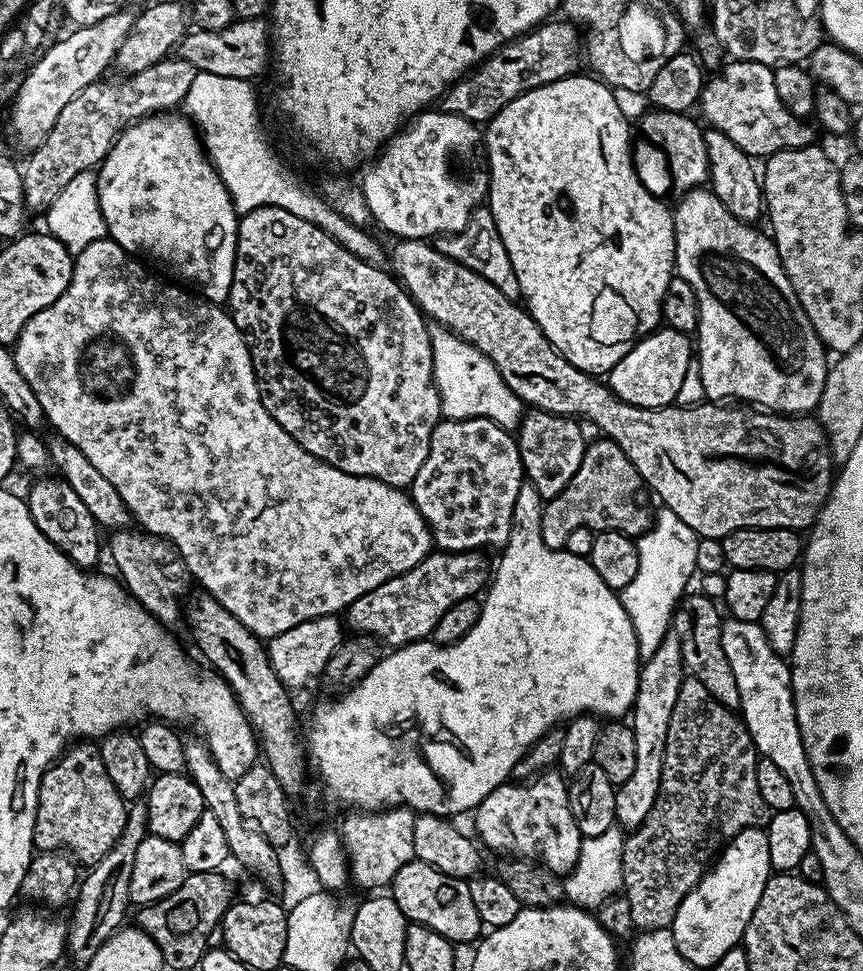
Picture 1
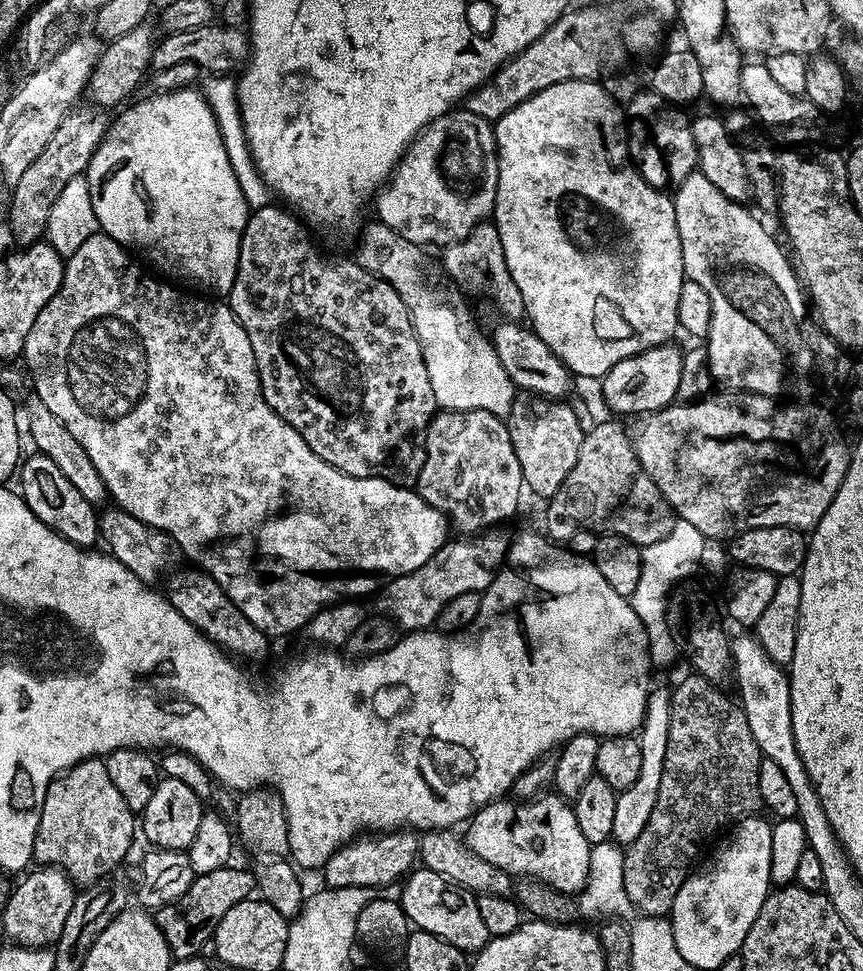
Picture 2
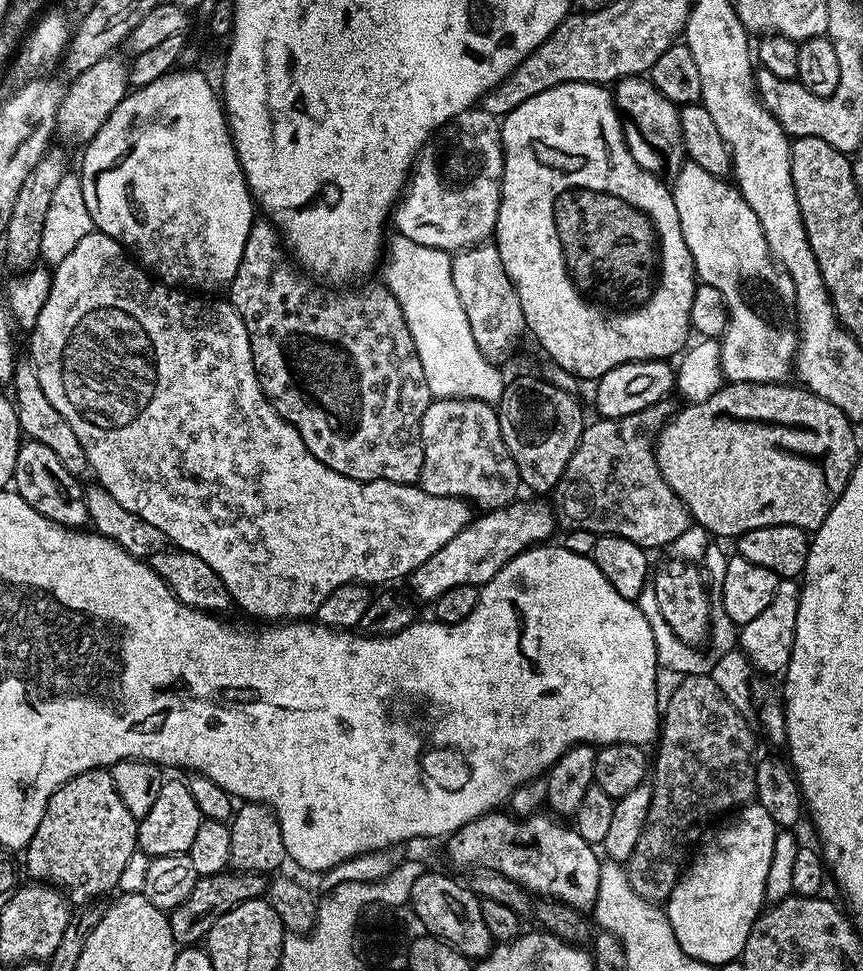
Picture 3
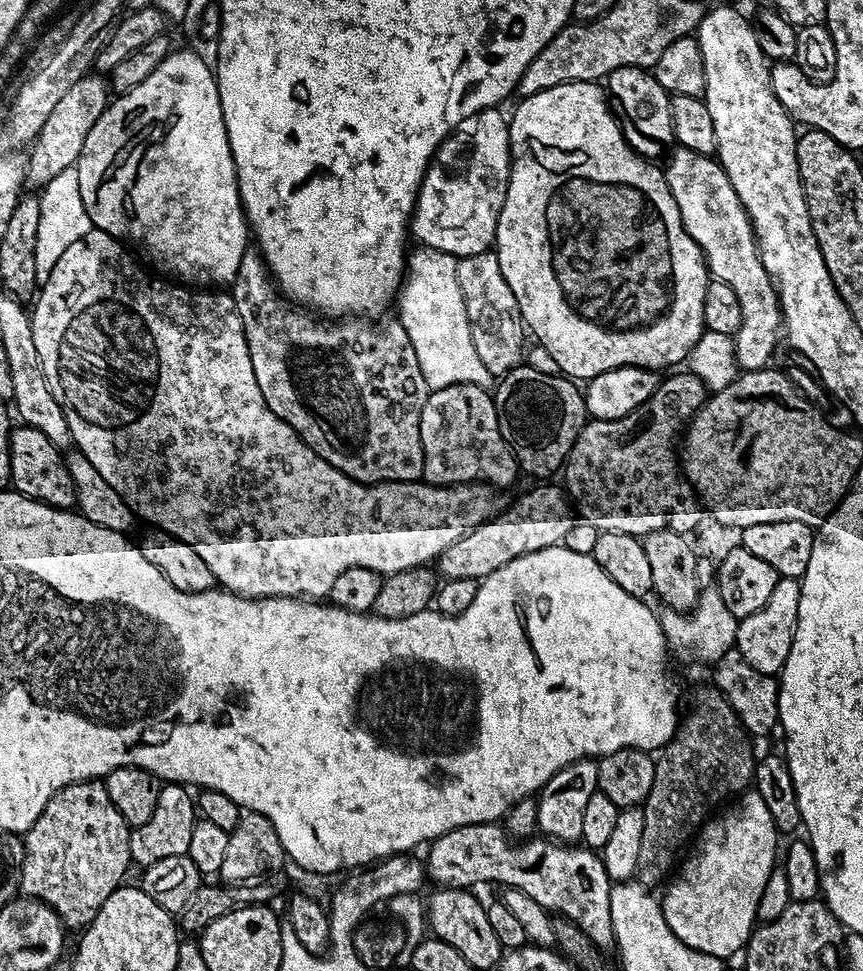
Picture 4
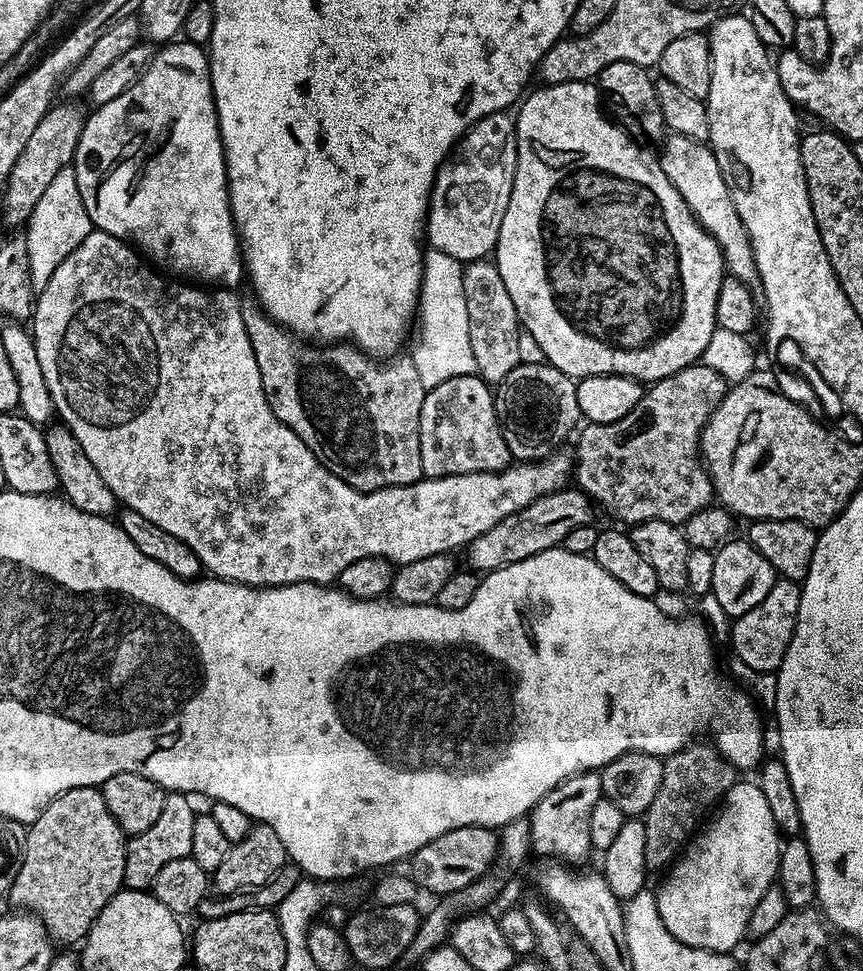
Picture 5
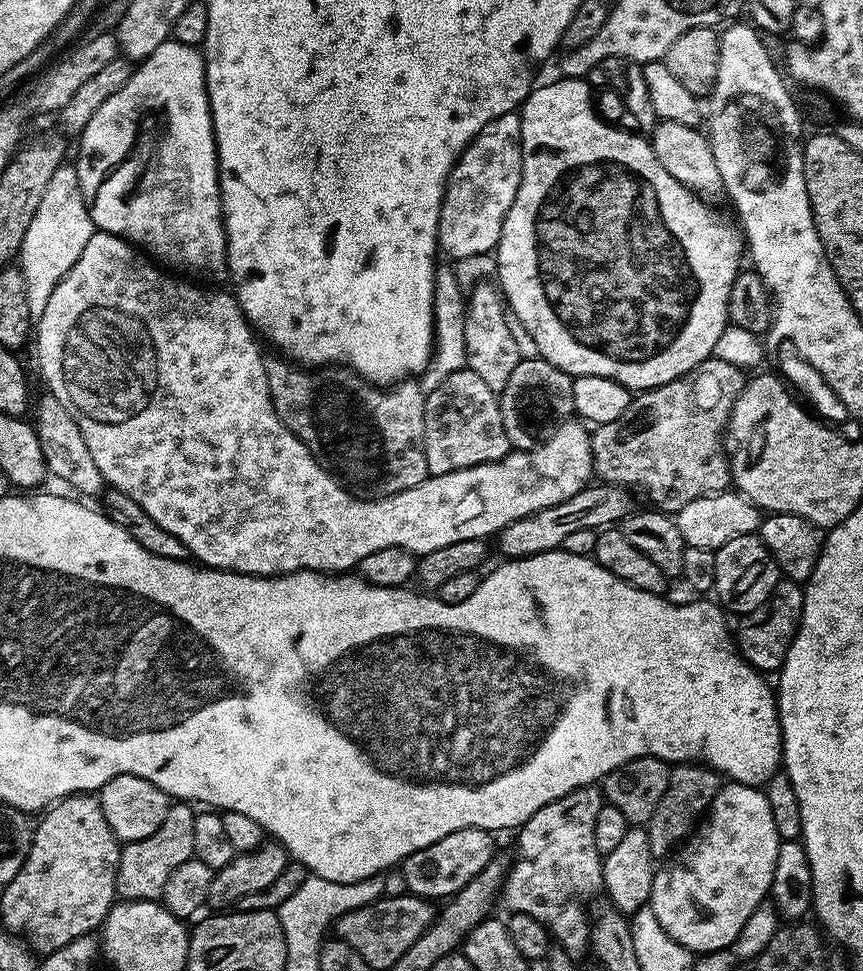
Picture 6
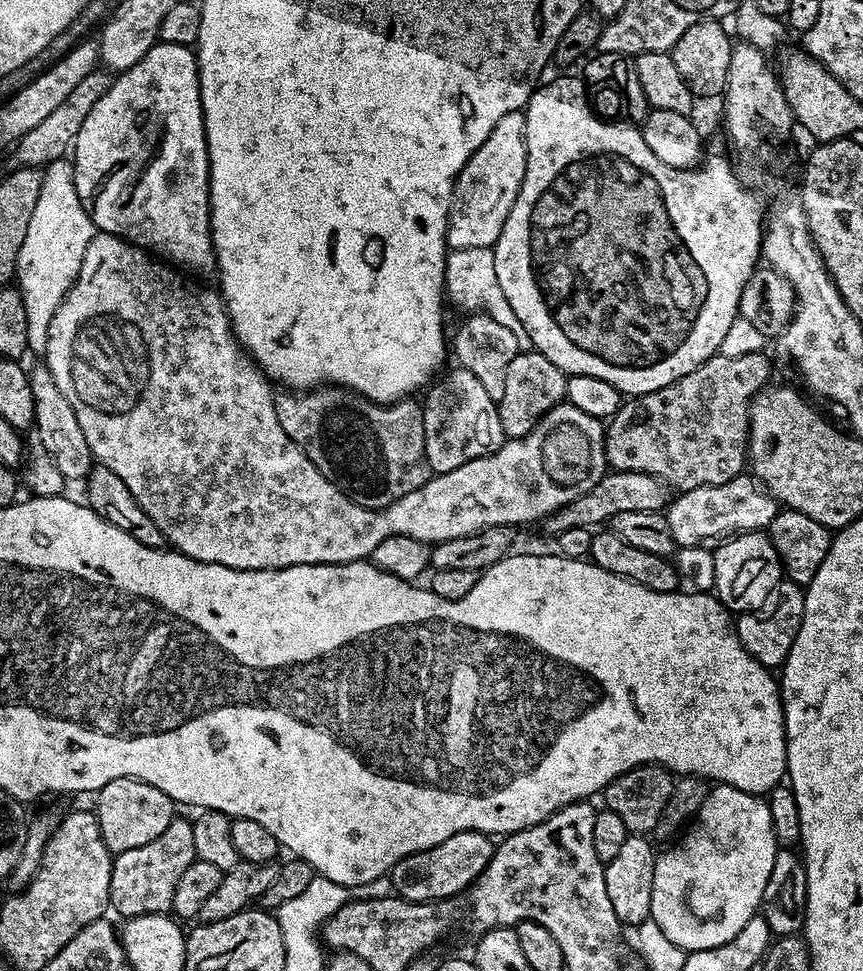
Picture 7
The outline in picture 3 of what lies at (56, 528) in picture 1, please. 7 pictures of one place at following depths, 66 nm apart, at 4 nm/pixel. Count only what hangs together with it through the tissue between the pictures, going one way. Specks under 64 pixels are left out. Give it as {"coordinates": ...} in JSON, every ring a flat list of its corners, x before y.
{"coordinates":[[25,439,18,450,12,475,14,491,27,504,34,506,38,514,50,518,56,524,66,528,83,529,90,520,90,504,84,501,84,492,80,489,81,481,67,472,54,450,33,439]]}

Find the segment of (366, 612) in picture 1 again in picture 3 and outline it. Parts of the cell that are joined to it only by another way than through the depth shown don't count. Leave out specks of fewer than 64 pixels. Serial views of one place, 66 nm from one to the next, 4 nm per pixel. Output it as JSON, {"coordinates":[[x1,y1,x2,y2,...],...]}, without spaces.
{"coordinates":[[540,498,524,499,477,515,461,532,454,534,454,538,450,538,450,542,446,542,438,554,430,554,430,558,426,558,426,562,413,570,406,580,406,584,416,591,417,598,435,602,439,596,446,594,446,590,454,590,454,586,489,584,494,574,498,574,498,570,502,570,502,566,506,566,506,562,520,552,551,541,548,539,556,528,557,516,553,505,543,504]]}

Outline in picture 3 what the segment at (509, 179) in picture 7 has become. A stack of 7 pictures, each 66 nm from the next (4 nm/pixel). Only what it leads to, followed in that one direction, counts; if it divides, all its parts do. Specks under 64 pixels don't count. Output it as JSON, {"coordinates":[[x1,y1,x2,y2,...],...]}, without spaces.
{"coordinates":[[482,106,468,108,462,114,458,114,449,120,443,128,439,129,433,135,432,139,425,144,419,156,416,158,412,175,394,208,394,228,399,235,410,238,413,242,422,242,422,246,434,246,443,252,453,254,460,251,461,248,473,248,475,244,483,244,495,233,496,223,498,222,498,210,500,209,500,191,502,190,502,174,504,173,504,147,500,137,501,121,494,114,486,114]]}

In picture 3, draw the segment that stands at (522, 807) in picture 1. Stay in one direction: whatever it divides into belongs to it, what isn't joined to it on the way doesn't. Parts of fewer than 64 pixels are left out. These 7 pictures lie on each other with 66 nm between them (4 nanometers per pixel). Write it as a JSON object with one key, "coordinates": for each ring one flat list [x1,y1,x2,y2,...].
{"coordinates":[[497,810,474,818,474,822,466,822,466,826,462,826,447,837,448,860,456,868,497,872,498,875,512,879,537,897,561,900,564,904,581,910,591,909,598,898,601,857,597,849,586,842,586,838,576,833,575,827,568,825,567,828,564,825,567,823,561,822,555,815,544,815,517,818,507,811]]}

